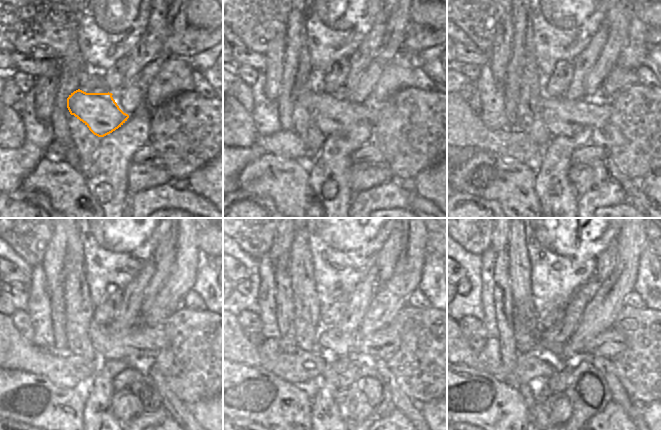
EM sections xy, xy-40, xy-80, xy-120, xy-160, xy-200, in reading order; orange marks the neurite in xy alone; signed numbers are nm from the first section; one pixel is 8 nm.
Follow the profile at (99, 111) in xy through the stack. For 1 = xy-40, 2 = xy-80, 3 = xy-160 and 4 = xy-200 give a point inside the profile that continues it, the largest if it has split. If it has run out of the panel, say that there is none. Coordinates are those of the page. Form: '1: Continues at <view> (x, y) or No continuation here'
1: Continues at xy-40 (332, 114)
2: Continues at xy-80 (560, 116)
3: Continues at xy-160 (383, 343)
4: Continues at xy-200 (610, 343)

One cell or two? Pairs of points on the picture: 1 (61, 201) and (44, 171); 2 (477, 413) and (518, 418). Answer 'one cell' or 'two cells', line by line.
1: one cell
2: one cell

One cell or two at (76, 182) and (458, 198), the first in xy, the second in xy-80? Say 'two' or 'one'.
two

